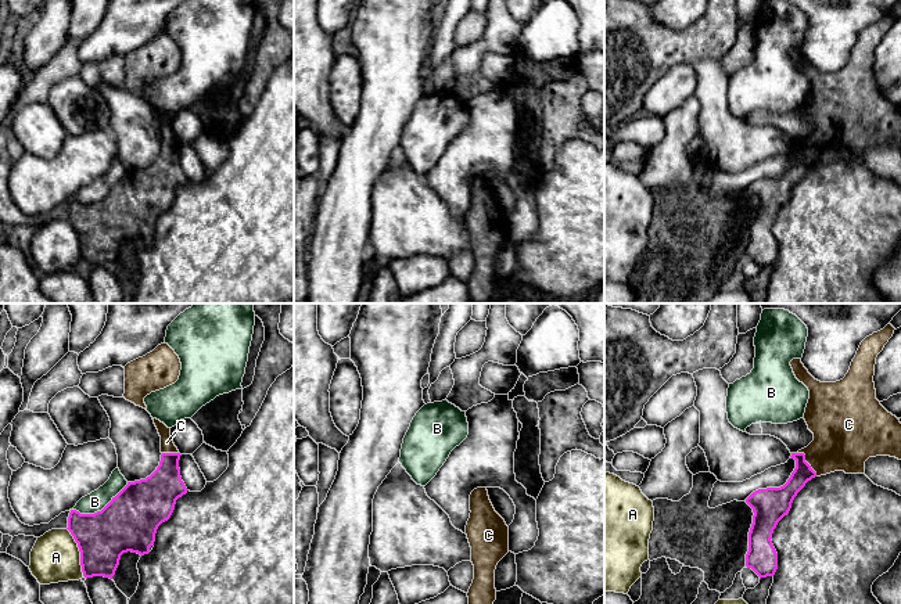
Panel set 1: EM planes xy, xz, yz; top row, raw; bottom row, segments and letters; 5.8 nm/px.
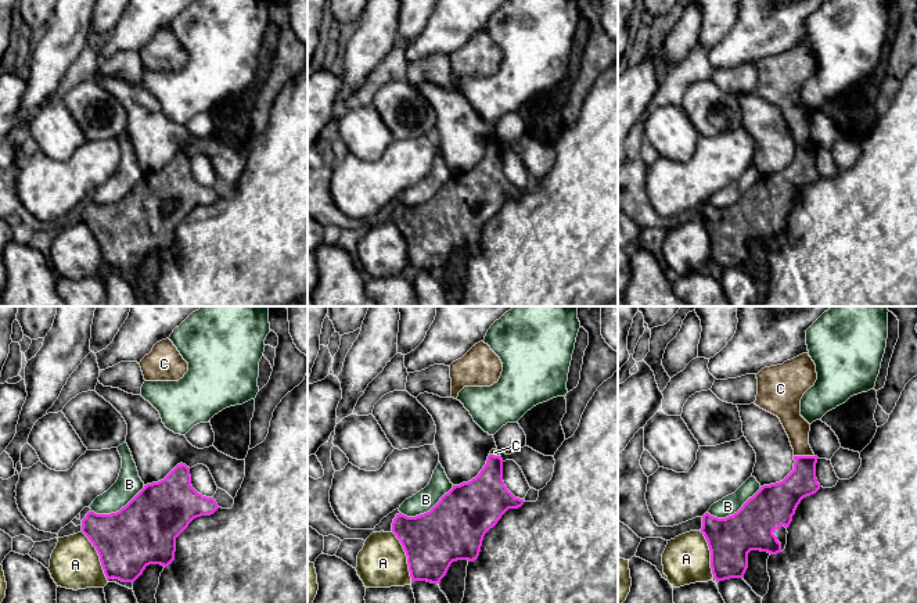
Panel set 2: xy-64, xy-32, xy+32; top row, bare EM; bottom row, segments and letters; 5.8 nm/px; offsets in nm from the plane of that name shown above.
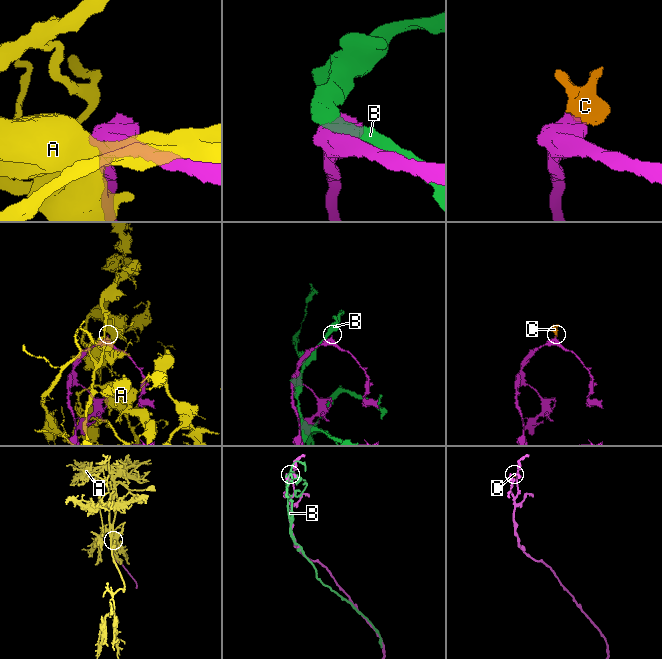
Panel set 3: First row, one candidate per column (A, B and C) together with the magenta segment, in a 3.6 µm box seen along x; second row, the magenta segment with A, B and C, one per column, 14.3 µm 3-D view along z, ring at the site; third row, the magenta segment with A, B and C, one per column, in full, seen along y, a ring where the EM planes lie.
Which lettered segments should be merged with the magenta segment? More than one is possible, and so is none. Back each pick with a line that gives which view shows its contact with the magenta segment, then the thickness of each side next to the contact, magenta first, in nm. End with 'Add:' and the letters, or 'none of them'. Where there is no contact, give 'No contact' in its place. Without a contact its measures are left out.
C: Touches magenta in yz. Thickness 130 nm (magenta) against 360 nm
Add: C

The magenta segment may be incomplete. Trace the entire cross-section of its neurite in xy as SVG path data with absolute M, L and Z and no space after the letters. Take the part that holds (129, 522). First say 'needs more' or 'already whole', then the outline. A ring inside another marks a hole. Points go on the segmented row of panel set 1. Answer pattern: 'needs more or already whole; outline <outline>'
needs more; outline M152 418L161 436L161 461L157 470L146 479L128 482L128 485L101 510L94 514L80 514L71 510L68 531L78 543L83 576L104 576L112 579L121 556L132 551L148 554L154 546L158 526L168 521L175 510L176 500L187 493L180 477L180 453L170 436L170 428Z

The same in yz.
needs more; outline M887 324L866 337L848 373L836 382L815 380L801 359L790 362L796 378L810 391L804 420L814 441L791 453L796 468L783 486L758 489L746 499L754 513L746 567L760 579L773 576L778 569L778 553L771 540L773 529L808 481L834 471L865 474L869 457L901 460L901 423L876 399L873 382L876 357L894 330Z

